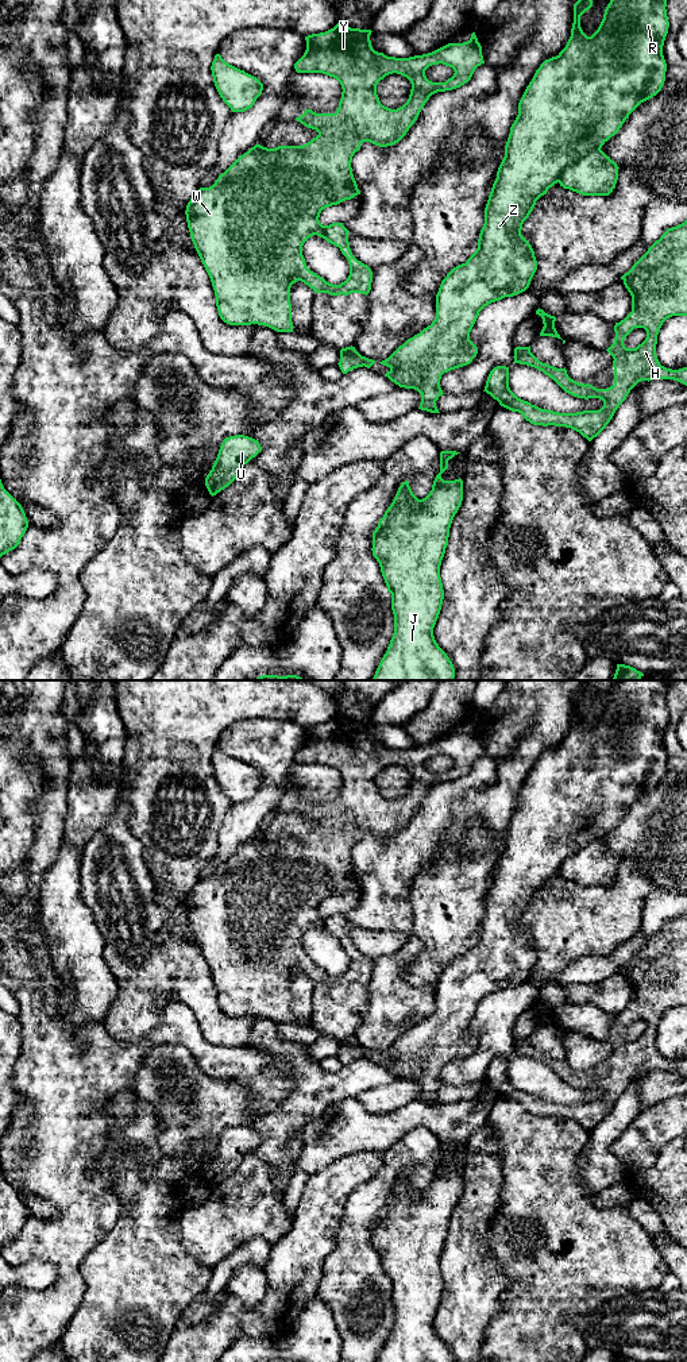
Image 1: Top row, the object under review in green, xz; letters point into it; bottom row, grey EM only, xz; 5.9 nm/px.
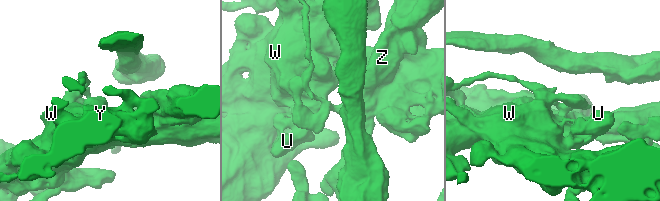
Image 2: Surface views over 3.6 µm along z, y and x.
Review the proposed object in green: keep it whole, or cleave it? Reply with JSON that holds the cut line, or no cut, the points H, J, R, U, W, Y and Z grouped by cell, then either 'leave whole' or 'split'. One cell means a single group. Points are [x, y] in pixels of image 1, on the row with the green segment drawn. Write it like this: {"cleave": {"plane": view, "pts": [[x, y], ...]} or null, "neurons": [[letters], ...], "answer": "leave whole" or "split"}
{"cleave": {"plane": "xz", "pts": [[599, 147], [572, 161], [562, 172], [558, 181]]}, "neurons": [["H", "U", "W", "Y"], ["J", "R", "Z"]], "answer": "split"}

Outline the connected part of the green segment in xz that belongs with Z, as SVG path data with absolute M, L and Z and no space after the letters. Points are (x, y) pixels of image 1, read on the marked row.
M593 0L574 4L574 23L566 47L540 65L518 103L518 115L510 127L505 157L485 208L478 248L441 281L432 324L379 362L390 369L385 377L391 382L421 394L421 410L440 413L436 401L444 394L441 375L470 364L476 356L478 347L470 340L470 332L479 312L529 288L537 261L521 229L536 201L559 182L568 165L602 148L629 115L663 88L667 72L663 46L669 27L667 0L610 0L598 30L587 36L580 27L580 16L591 7Z

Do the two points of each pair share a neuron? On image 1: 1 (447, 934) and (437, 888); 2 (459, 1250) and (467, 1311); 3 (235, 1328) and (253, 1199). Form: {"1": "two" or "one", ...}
{"1": "one", "2": "one", "3": "two"}

